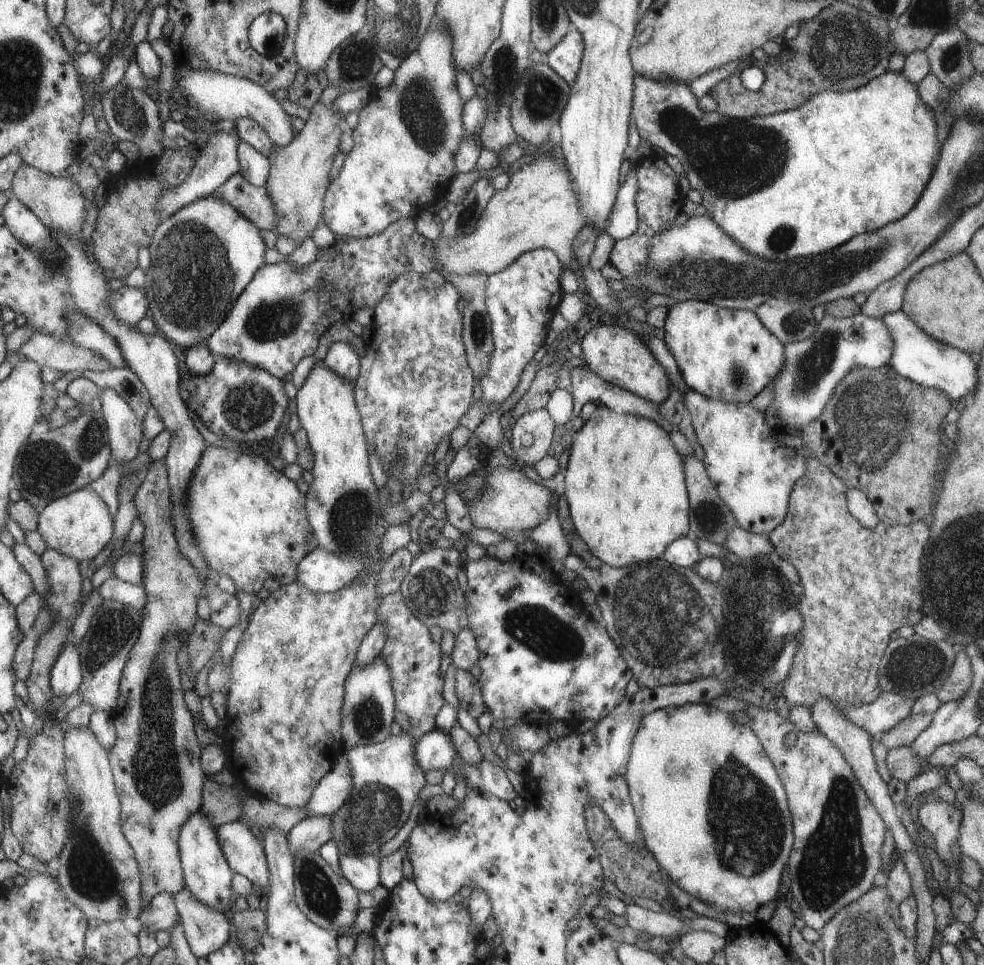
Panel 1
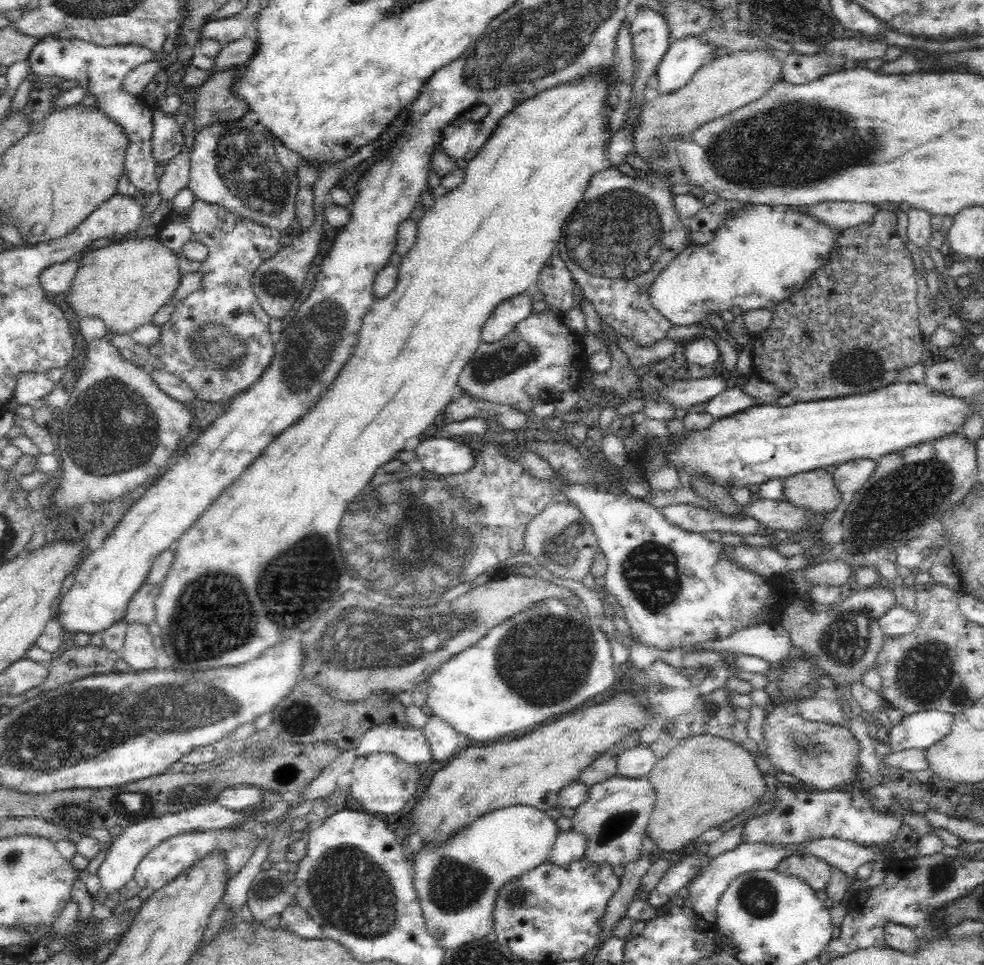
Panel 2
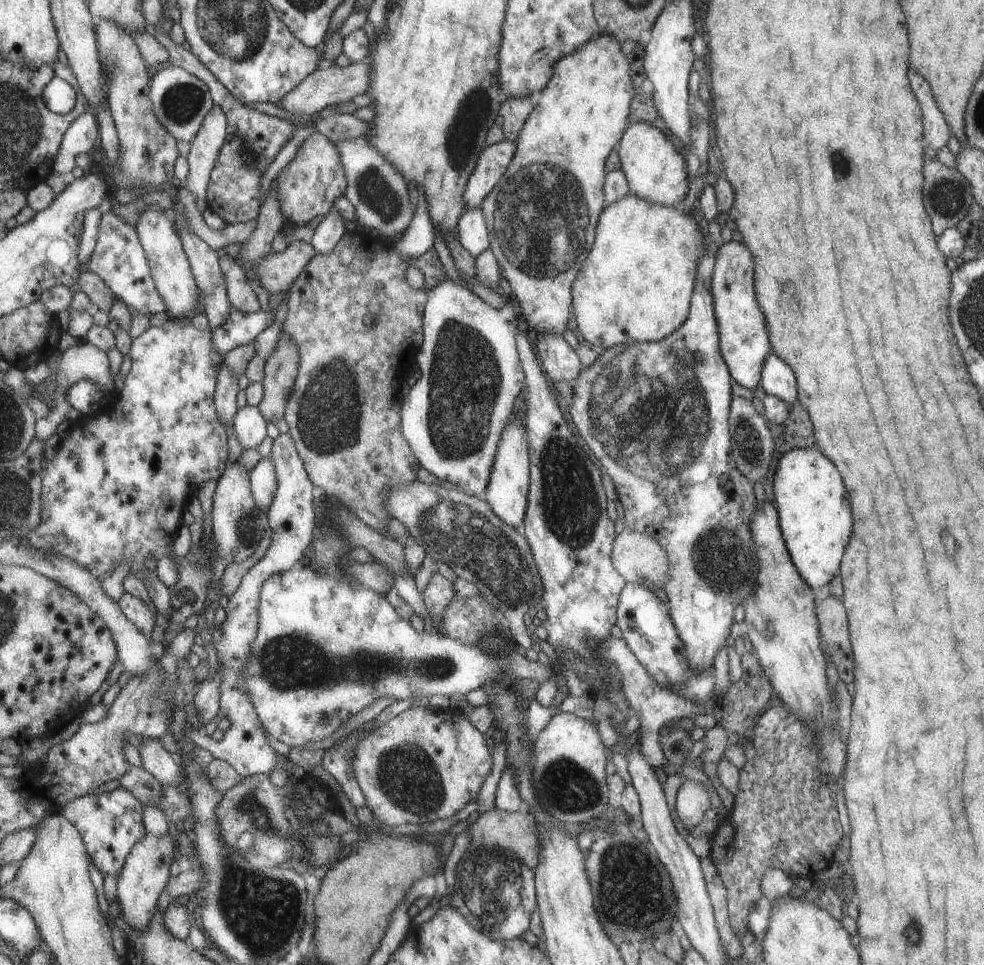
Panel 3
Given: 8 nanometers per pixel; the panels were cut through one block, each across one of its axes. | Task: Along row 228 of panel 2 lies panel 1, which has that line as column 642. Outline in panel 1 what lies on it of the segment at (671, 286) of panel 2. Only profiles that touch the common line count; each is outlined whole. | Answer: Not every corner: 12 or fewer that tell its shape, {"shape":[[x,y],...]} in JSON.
{"shape":[[647,713],[626,780],[644,846],[717,912],[775,898],[794,836],[759,739]]}

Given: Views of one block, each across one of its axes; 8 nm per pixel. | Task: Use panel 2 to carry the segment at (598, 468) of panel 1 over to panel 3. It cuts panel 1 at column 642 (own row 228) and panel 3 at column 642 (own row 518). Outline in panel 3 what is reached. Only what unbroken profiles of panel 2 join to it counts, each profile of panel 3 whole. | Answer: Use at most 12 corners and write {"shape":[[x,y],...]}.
{"shape":[[607,203],[572,288],[596,352],[688,318],[691,216]]}

